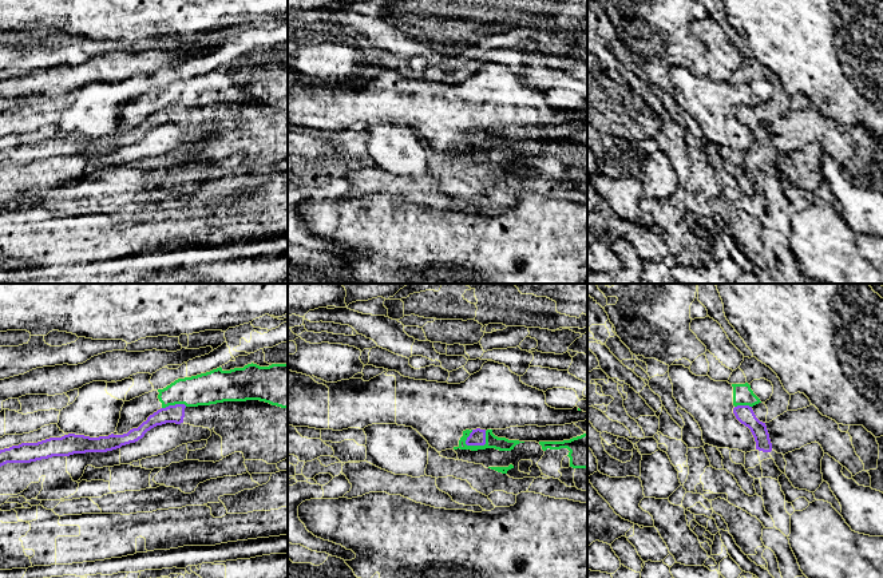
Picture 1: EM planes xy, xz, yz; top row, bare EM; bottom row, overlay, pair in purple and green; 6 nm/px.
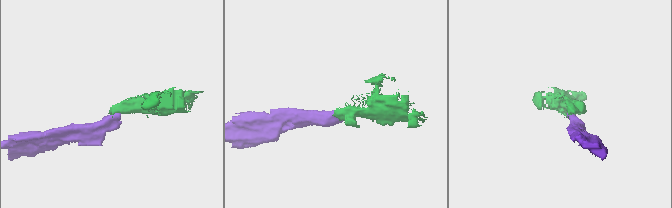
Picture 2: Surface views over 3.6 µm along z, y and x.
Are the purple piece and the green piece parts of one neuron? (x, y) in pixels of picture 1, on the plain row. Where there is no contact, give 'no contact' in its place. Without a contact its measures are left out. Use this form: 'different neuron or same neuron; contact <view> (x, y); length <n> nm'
different neuron; contact xz (480, 145); length 150 nm

